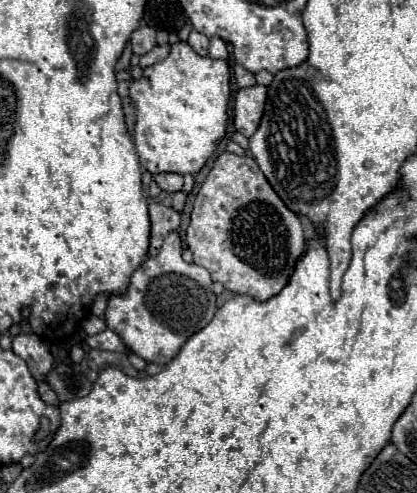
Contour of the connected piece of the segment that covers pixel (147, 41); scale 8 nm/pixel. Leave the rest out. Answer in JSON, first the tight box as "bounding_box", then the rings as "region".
{"bounding_box":[131,25,155,55],"region":[[[143,25],[131,33],[131,45],[135,55],[145,55],[155,47],[155,29],[149,25]]]}

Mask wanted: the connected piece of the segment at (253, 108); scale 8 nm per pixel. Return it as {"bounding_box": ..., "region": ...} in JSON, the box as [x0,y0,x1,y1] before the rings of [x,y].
{"bounding_box":[233,85,267,137],"region":[[[265,85],[239,89],[235,95],[235,107],[233,107],[235,129],[245,137],[251,137],[257,131],[265,107],[265,97],[267,97]]]}

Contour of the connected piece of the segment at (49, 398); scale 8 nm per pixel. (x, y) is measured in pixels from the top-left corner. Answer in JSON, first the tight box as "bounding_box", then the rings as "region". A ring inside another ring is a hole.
{"bounding_box":[37,383,59,405],"region":[[[39,383],[39,387],[37,387],[37,391],[39,391],[39,397],[47,403],[47,405],[57,405],[59,401],[57,401],[57,395],[55,395],[55,391],[47,385],[47,383]]]}

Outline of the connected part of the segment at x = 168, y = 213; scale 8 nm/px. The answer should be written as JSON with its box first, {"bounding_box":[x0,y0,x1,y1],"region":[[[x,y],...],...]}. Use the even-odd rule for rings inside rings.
{"bounding_box":[149,203,181,255],"region":[[[159,203],[149,205],[149,217],[151,217],[151,245],[149,245],[149,255],[157,255],[159,247],[165,239],[165,235],[173,229],[179,229],[181,225],[181,215],[173,207],[165,207]]]}

